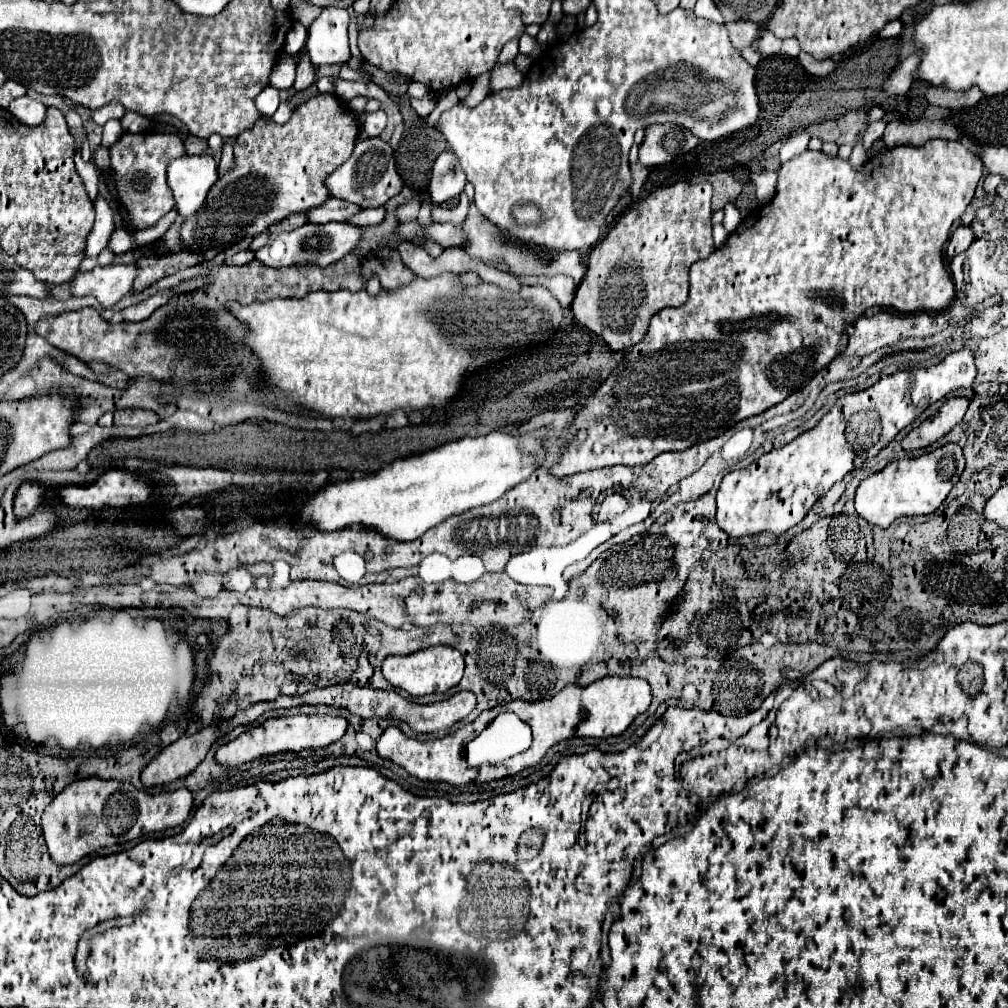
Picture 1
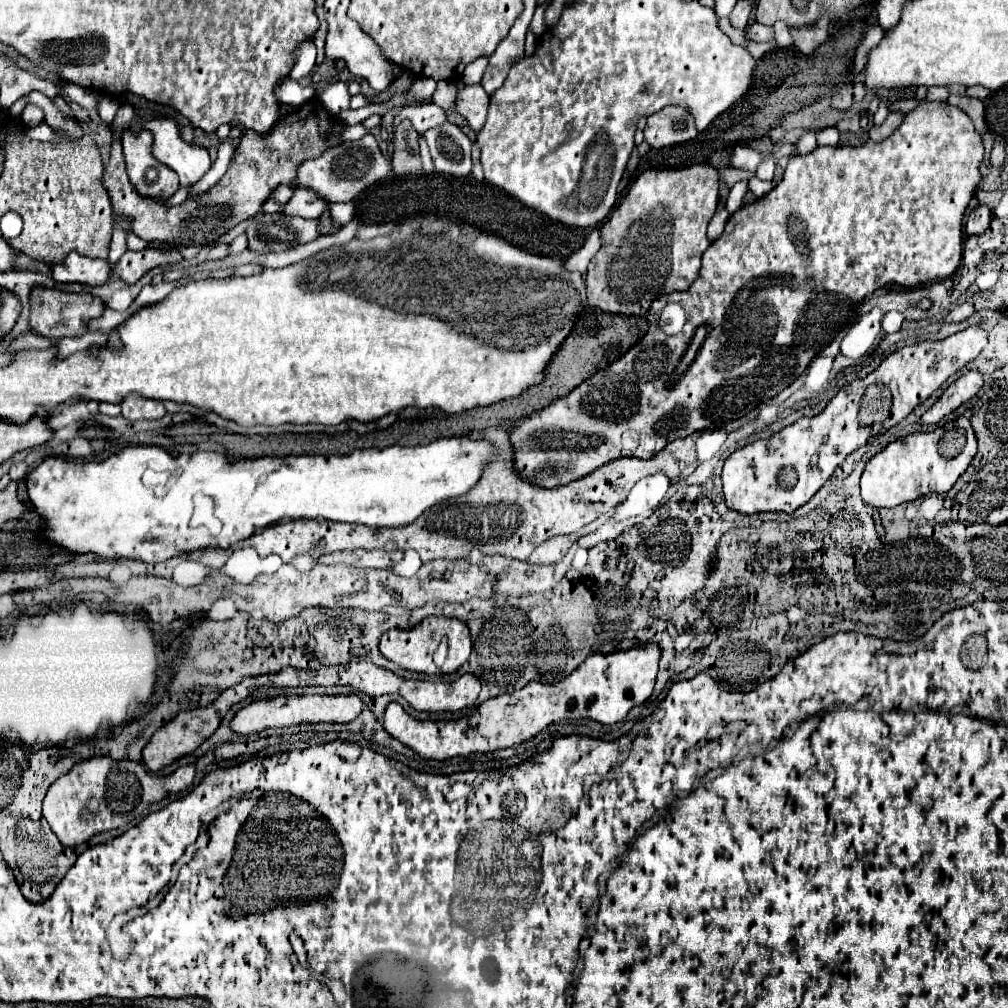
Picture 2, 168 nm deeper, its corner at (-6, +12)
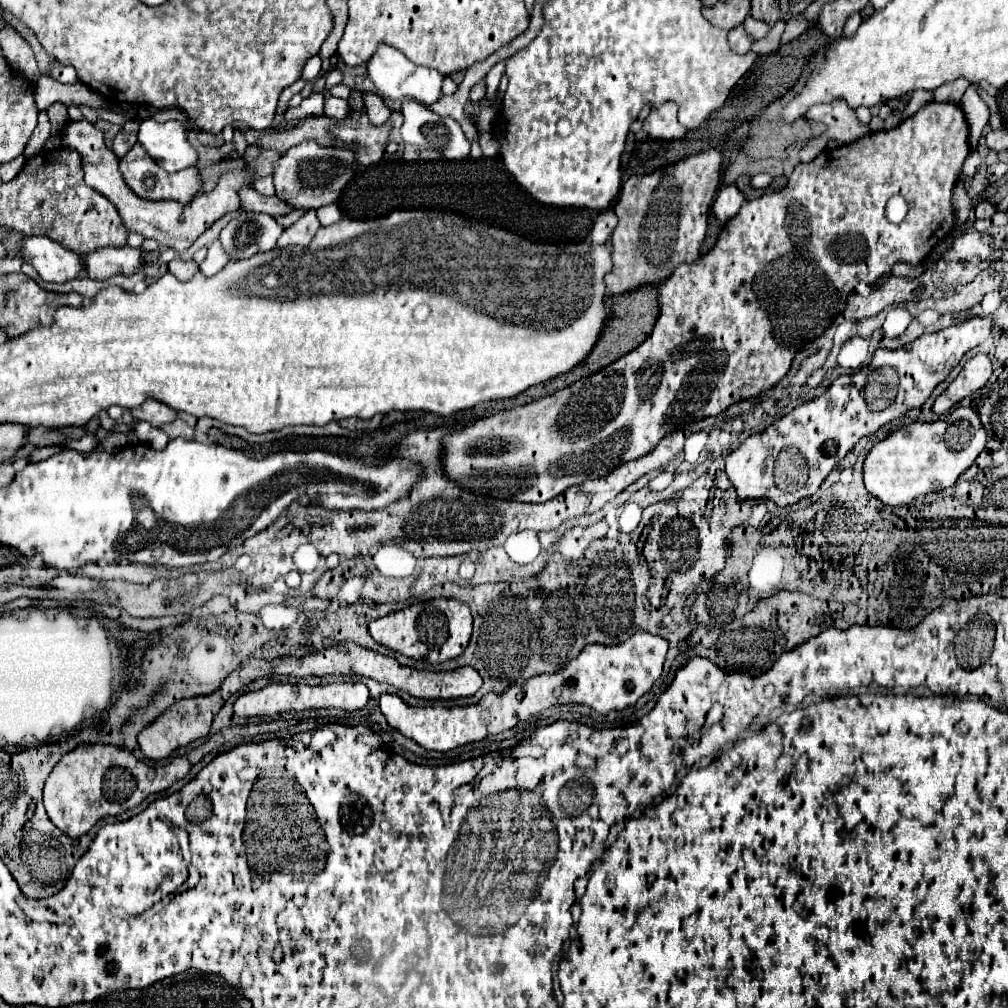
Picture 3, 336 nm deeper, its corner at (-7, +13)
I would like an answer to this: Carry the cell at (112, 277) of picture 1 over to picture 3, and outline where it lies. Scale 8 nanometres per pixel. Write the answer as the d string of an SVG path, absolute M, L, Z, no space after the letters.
M44 235L24 237L20 245L20 257L30 263L44 281L66 283L84 273L80 255L56 245Z

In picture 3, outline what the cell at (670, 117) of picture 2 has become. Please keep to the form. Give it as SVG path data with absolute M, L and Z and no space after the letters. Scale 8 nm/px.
M674 101L662 103L660 107L652 109L644 119L644 131L654 139L680 139L686 133L686 127L678 123L676 111L678 105Z

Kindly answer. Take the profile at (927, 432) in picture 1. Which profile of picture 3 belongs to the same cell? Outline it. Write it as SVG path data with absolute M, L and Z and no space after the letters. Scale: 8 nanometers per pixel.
M976 355L968 359L958 373L958 377L948 385L948 389L934 401L934 413L948 413L960 399L982 389L992 375L992 361L986 355Z

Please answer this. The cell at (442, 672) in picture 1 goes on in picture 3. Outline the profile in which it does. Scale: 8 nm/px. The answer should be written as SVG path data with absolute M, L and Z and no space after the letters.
M428 599L422 603L408 605L400 611L392 611L380 619L370 621L370 635L376 643L394 649L412 659L424 659L428 663L444 663L458 657L472 635L472 615L466 603L456 599Z

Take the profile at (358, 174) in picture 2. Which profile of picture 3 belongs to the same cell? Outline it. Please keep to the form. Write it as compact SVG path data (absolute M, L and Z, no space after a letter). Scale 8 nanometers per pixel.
M302 141L300 145L290 147L274 165L274 189L276 195L288 205L292 207L292 211L296 209L320 209L322 205L328 203L336 203L340 191L344 189L344 185L352 179L354 171L358 169L358 163L354 161L354 153L350 149L342 149L342 147L320 147L316 141Z

